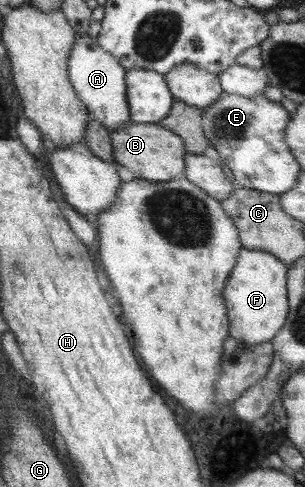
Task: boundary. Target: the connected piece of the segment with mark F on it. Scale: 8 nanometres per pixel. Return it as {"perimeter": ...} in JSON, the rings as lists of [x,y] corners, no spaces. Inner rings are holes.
{"perimeter":[[[243,247],[226,282],[225,304],[229,311],[230,336],[248,345],[272,342],[289,318],[289,266],[270,252]]]}

